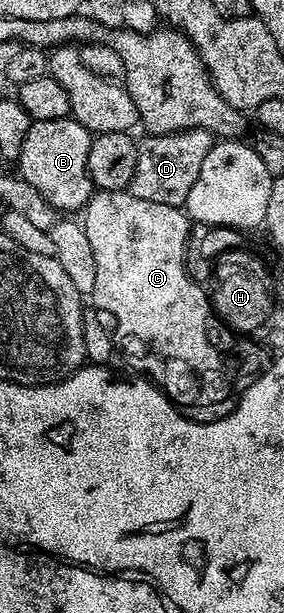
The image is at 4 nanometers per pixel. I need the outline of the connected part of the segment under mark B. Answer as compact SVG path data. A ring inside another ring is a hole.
M72 117L34 121L27 133L27 141L23 141L23 153L19 160L21 178L35 185L45 200L62 212L80 212L95 190L88 171L88 150L93 138L90 131Z

